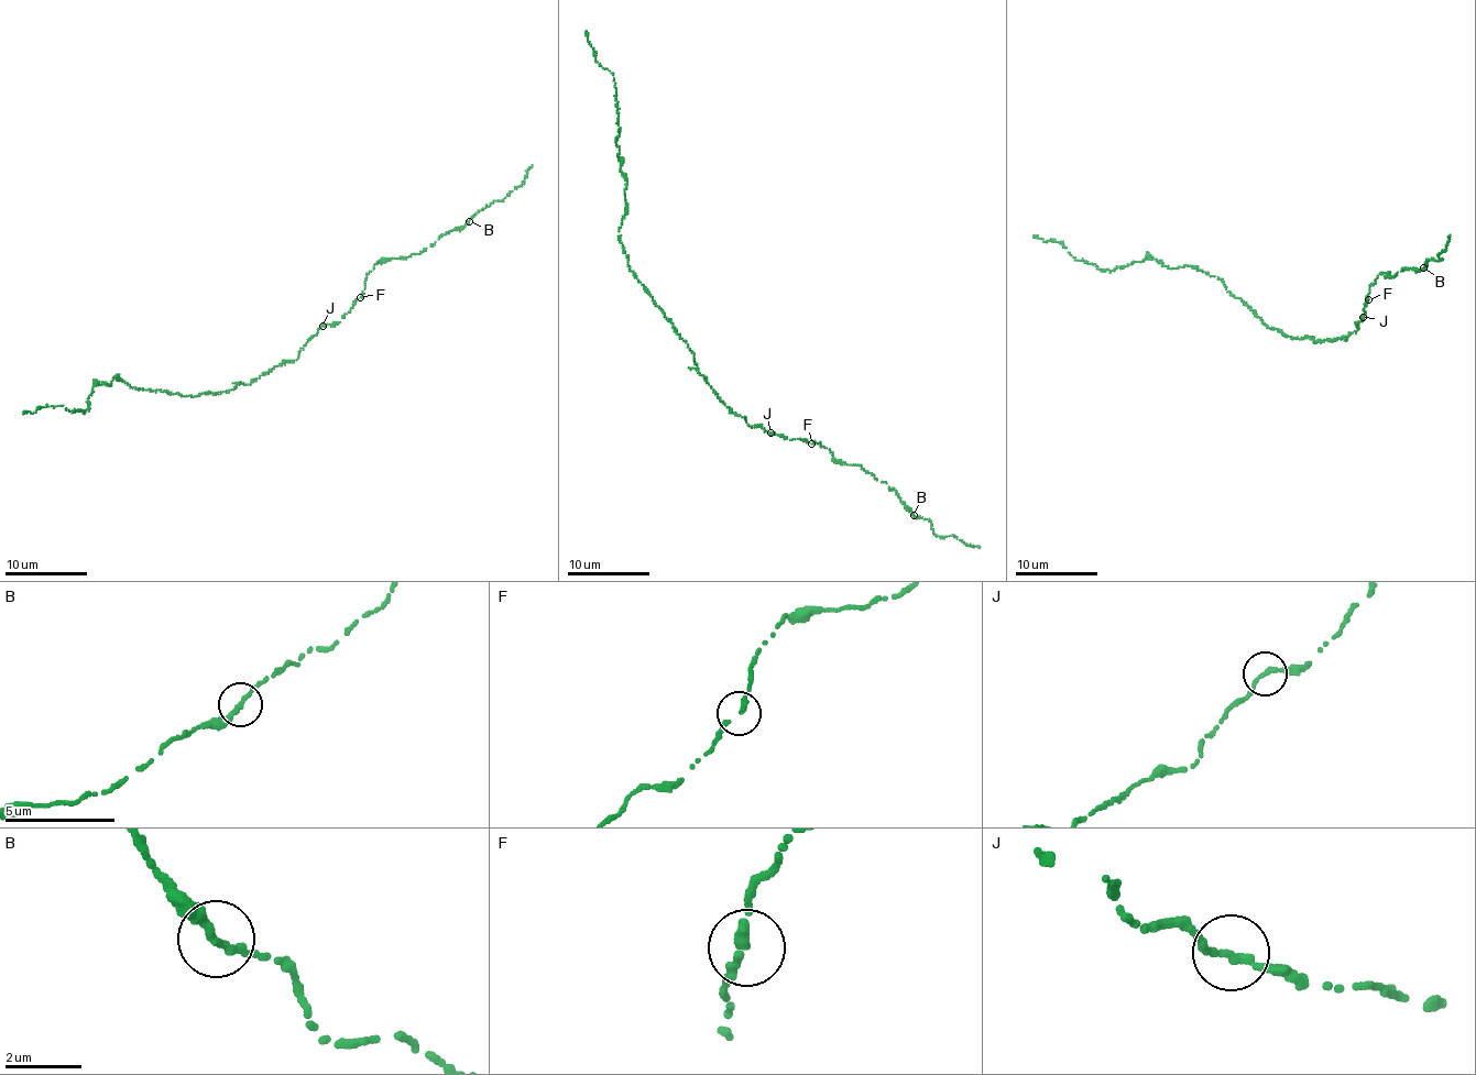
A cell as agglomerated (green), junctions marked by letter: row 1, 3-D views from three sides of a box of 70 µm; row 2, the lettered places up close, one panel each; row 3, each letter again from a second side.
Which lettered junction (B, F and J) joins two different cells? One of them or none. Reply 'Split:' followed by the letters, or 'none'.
Split: none

